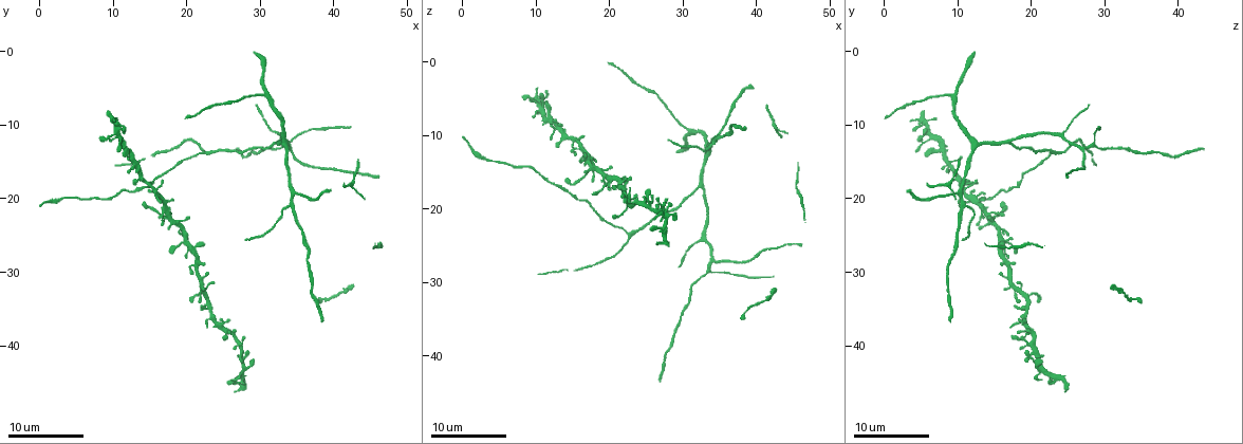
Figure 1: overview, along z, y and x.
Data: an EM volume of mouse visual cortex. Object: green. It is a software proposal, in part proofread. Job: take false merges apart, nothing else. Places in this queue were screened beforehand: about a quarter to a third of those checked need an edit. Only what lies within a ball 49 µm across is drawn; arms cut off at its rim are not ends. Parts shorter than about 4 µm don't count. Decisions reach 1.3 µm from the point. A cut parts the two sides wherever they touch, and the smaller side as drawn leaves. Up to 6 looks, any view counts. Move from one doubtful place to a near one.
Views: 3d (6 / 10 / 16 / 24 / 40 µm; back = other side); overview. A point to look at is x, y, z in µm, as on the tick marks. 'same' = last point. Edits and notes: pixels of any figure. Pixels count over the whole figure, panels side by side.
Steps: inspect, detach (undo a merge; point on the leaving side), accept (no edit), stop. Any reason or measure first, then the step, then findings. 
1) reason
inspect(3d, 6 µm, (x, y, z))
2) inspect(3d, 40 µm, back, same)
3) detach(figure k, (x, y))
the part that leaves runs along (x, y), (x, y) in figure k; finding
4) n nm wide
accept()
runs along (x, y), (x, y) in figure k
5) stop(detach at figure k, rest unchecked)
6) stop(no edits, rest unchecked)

side arm on a straight run
inspect(3d, 10 µm, (33.5, 11.5, 24.5))

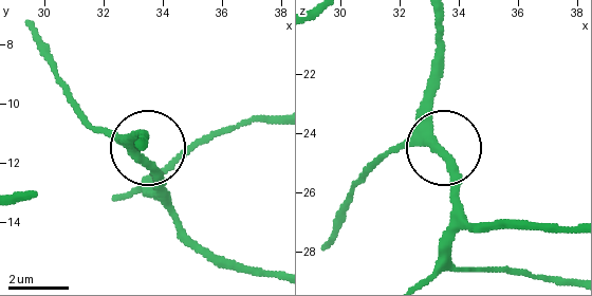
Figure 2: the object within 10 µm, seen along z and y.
inspect(3d, 10 µm, back, (33.1, 11.7, 24.3))

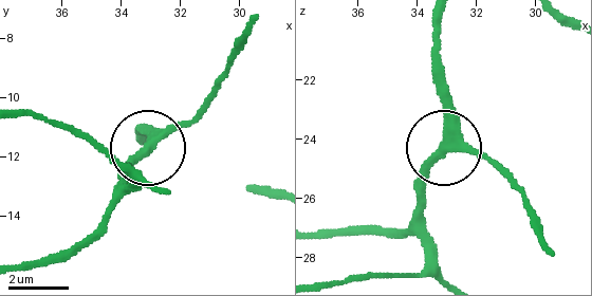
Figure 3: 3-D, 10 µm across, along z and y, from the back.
3 arms
accept()
runs along (442, 23), (435, 45), (442, 136), (487, 154), (515, 180) in figure 3; continuous, no second cell

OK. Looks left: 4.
three arms meet
inspect(3d, 10 µm, (34.0, 12.5, 28.5))

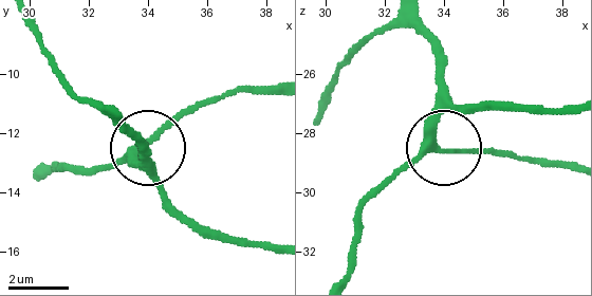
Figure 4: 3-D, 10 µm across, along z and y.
3 arms
accept()
runs along (419, 20), (439, 88), (436, 142), (448, 149), (499, 149) in figure 4; one cell here

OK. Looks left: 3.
arms part here
inspect(3d, 10 µm, (23.0, 14.0, 23.5))

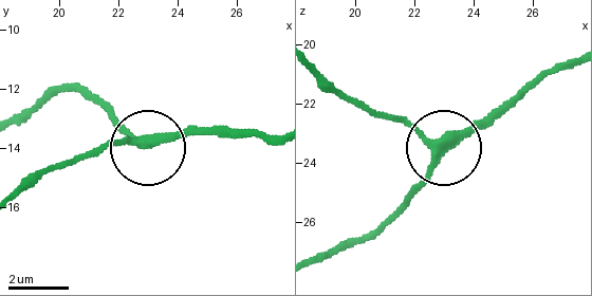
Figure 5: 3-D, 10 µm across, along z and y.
3 arms
accept()
runs along (274, 134), (168, 134), (140, 145), (94, 99) in figure 5; one cell here

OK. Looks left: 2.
stop(no edits, rest unchecked)

